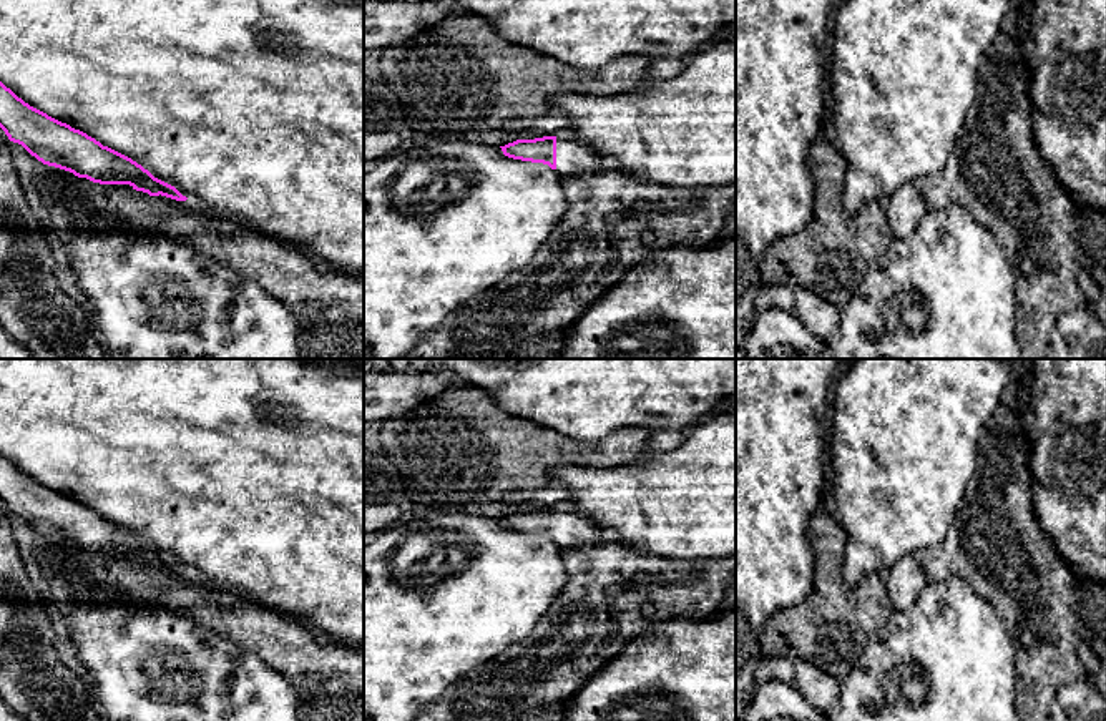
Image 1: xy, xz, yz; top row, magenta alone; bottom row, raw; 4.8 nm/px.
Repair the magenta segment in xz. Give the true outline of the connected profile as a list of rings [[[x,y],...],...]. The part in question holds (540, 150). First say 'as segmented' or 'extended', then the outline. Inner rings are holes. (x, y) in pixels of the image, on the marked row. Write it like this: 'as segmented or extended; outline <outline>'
extended; outline [[[568,135],[516,140],[500,148],[508,158],[548,164],[561,176],[609,171],[599,154]]]

